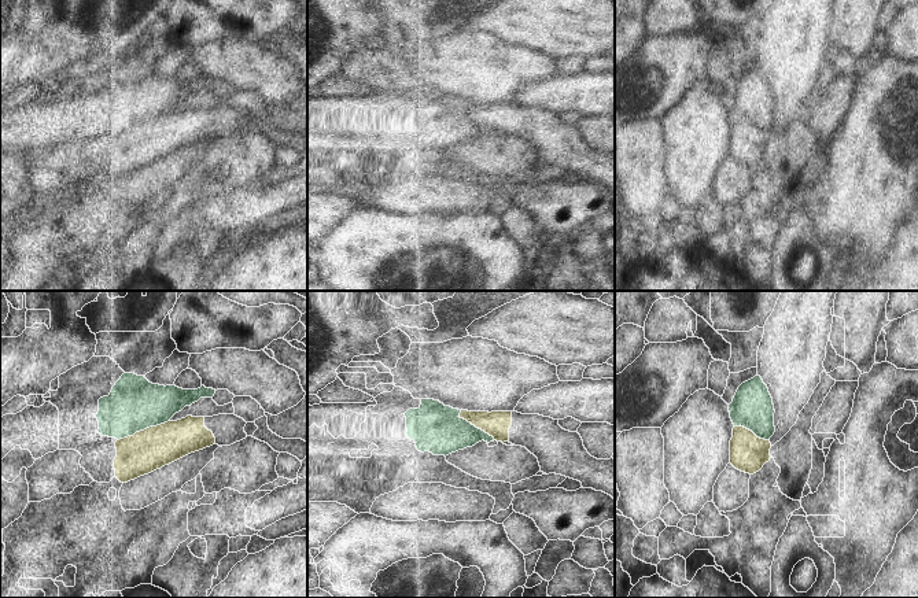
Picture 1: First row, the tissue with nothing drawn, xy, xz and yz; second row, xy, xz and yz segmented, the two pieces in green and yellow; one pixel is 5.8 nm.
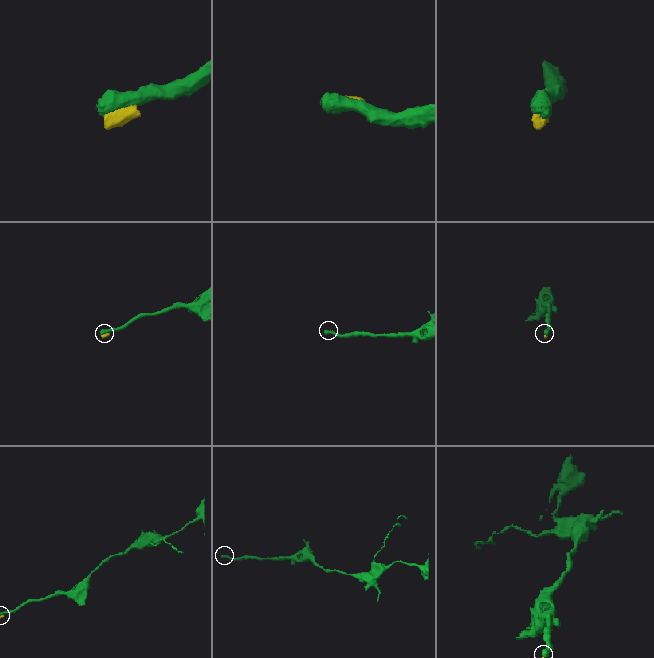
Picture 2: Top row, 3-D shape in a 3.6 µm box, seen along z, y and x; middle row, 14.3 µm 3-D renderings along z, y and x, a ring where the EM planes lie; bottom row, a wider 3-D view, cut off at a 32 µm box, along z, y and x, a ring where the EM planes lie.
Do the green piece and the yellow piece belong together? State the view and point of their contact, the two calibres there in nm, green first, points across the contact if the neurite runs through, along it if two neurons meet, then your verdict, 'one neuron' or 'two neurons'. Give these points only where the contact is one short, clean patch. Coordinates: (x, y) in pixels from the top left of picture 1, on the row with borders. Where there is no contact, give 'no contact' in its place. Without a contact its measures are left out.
meets green in xy at (143, 429); 320 nm thick on the green side, 240 nm on the other; two neurons

